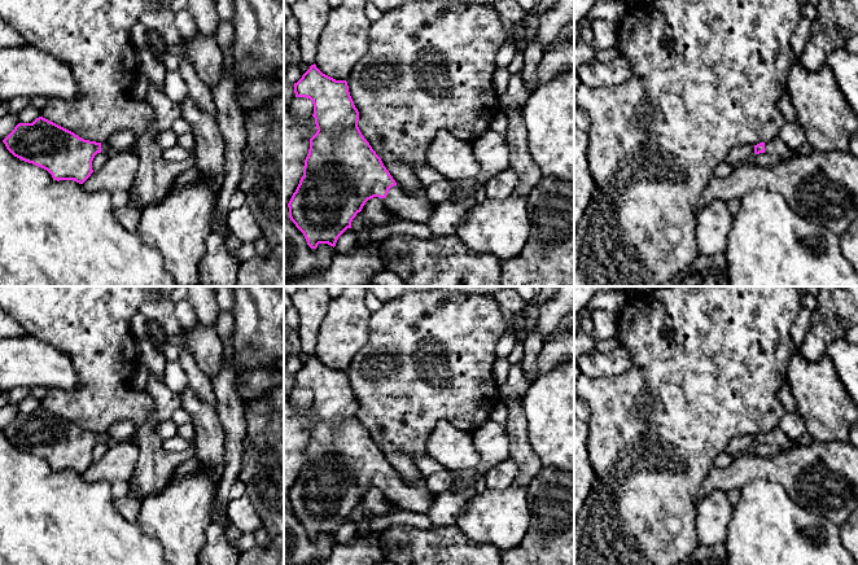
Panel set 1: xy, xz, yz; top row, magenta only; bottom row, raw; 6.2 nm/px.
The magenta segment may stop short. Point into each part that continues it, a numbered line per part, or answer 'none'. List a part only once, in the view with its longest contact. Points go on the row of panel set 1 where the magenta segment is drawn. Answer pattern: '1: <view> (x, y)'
1: xz (415, 207)

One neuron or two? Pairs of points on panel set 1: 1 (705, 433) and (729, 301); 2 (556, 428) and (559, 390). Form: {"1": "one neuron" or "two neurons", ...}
{"1": "one neuron", "2": "one neuron"}

